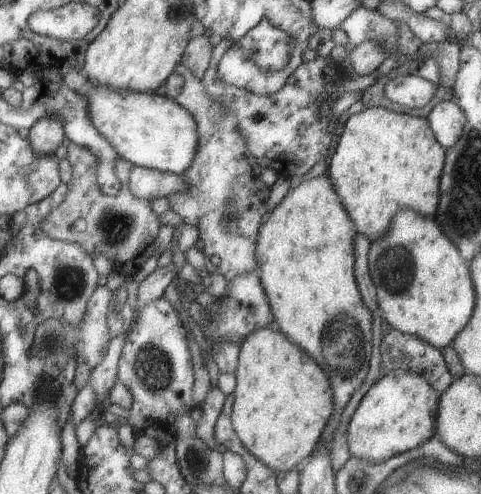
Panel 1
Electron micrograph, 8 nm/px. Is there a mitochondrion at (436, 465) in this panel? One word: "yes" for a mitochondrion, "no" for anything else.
no

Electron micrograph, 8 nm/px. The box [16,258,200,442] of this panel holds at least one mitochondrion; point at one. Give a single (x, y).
(153, 368)

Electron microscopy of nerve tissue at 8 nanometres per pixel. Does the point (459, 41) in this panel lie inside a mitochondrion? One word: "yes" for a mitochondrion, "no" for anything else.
no

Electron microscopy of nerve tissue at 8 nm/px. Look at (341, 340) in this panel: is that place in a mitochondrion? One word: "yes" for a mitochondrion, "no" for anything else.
yes

